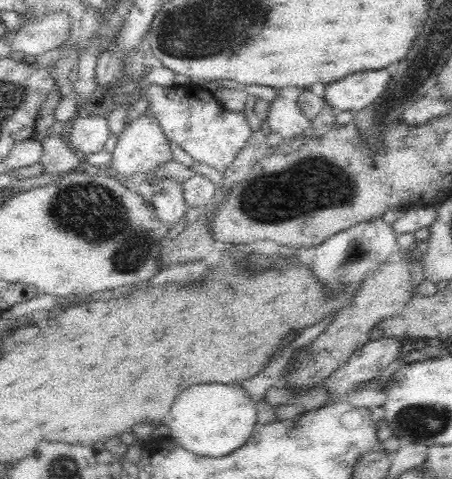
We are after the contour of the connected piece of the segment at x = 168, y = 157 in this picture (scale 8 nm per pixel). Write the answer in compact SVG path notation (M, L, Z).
M154 115L136 118L125 126L124 131L118 136L116 148L111 153L112 162L108 164L105 170L117 171L116 174L122 175L122 177L142 176L154 172L156 168L174 160L170 151L170 143L166 139L164 131L160 129L158 120L156 120Z

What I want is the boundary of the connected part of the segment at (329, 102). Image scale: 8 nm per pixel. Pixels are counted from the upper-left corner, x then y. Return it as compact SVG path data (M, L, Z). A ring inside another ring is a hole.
M388 66L387 69L360 71L326 84L324 93L326 107L337 113L358 112L370 106L386 90L392 68L393 66Z

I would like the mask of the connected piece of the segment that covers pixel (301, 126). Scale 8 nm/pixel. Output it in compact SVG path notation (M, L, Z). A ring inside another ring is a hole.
M280 90L271 102L267 123L272 132L278 133L282 139L300 137L311 127L311 121L301 112L297 102L282 97Z

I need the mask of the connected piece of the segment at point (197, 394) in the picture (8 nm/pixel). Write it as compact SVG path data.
M196 384L182 390L162 420L182 448L200 456L220 457L238 450L249 438L256 420L255 403L237 384Z

